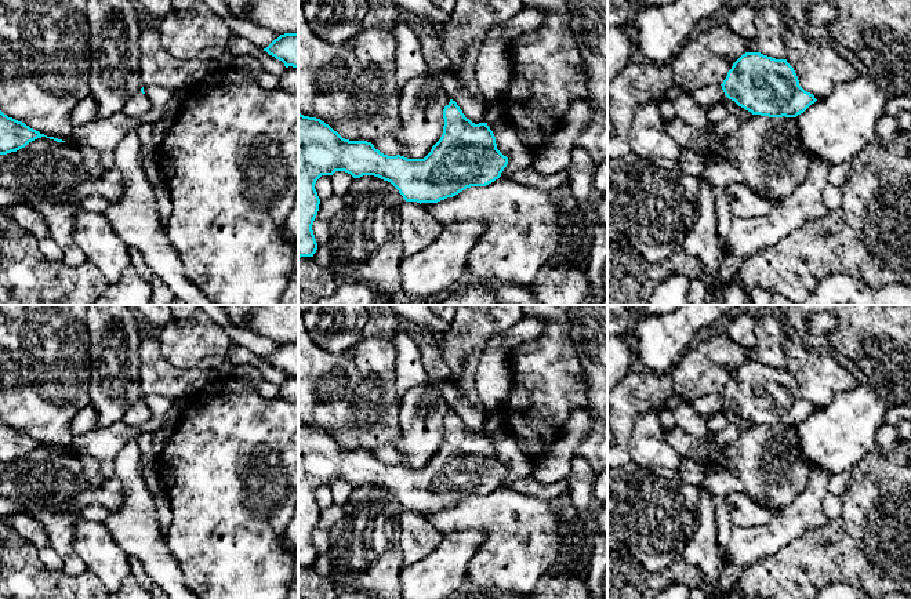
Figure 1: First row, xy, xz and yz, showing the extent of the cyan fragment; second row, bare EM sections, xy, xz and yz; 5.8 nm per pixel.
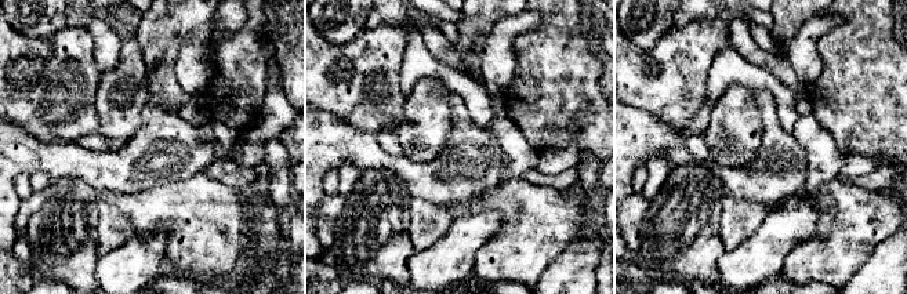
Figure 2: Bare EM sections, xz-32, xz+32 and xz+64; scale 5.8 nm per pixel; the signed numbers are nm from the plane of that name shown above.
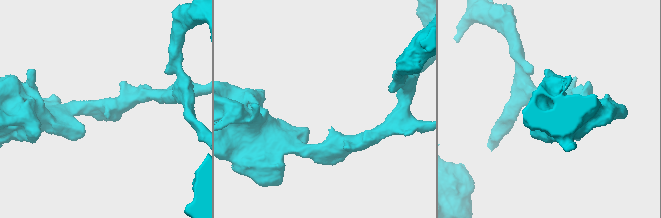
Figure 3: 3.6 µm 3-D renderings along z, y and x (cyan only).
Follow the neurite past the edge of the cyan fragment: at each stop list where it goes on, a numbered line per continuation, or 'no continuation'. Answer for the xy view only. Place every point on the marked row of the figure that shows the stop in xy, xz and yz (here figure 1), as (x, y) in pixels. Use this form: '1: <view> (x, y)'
1: xy (138, 104)

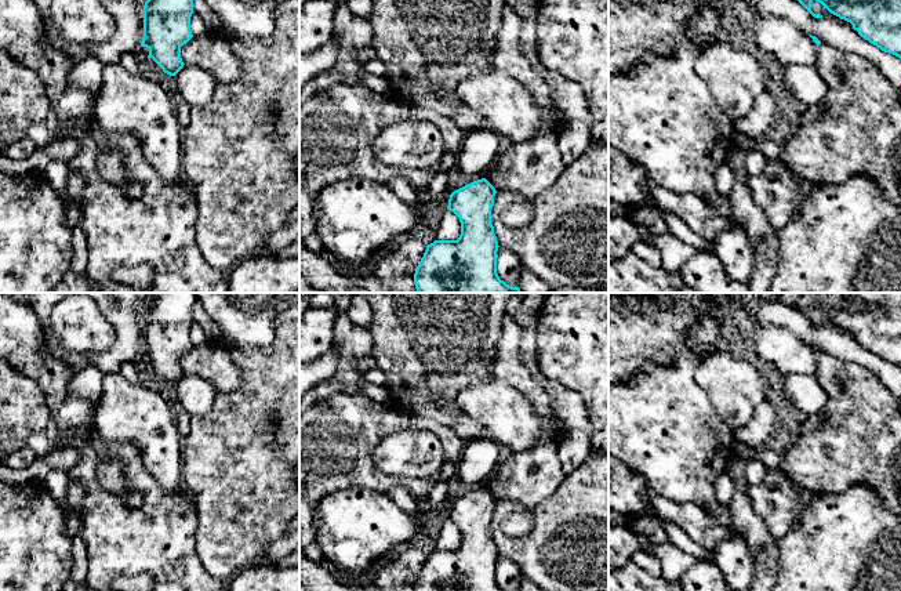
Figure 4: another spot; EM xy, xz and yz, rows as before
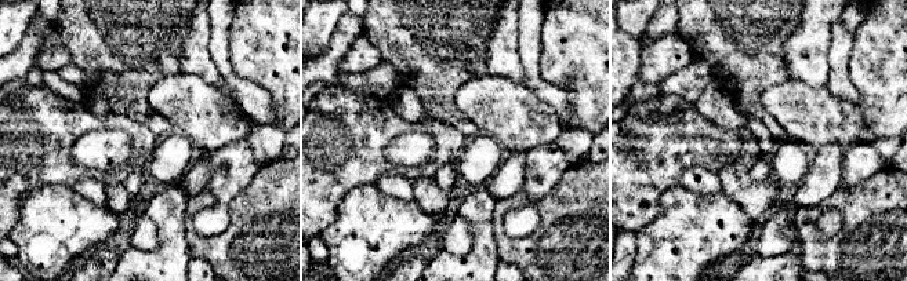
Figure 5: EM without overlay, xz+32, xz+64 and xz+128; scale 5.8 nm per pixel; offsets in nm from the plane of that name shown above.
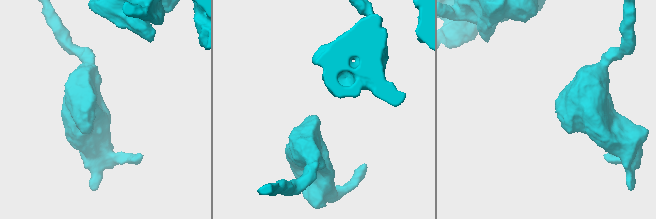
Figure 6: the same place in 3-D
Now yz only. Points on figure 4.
no continuation

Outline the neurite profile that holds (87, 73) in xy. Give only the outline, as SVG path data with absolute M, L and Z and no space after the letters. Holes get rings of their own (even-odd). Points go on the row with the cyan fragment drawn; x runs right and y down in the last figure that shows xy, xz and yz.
M94 55L77 62L70 70L70 84L87 91L99 91L105 65Z

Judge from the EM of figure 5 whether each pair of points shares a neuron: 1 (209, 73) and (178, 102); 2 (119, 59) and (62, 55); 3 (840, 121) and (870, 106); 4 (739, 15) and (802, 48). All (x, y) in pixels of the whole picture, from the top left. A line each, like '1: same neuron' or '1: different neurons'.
1: different neurons
2: different neurons
3: different neurons
4: different neurons

